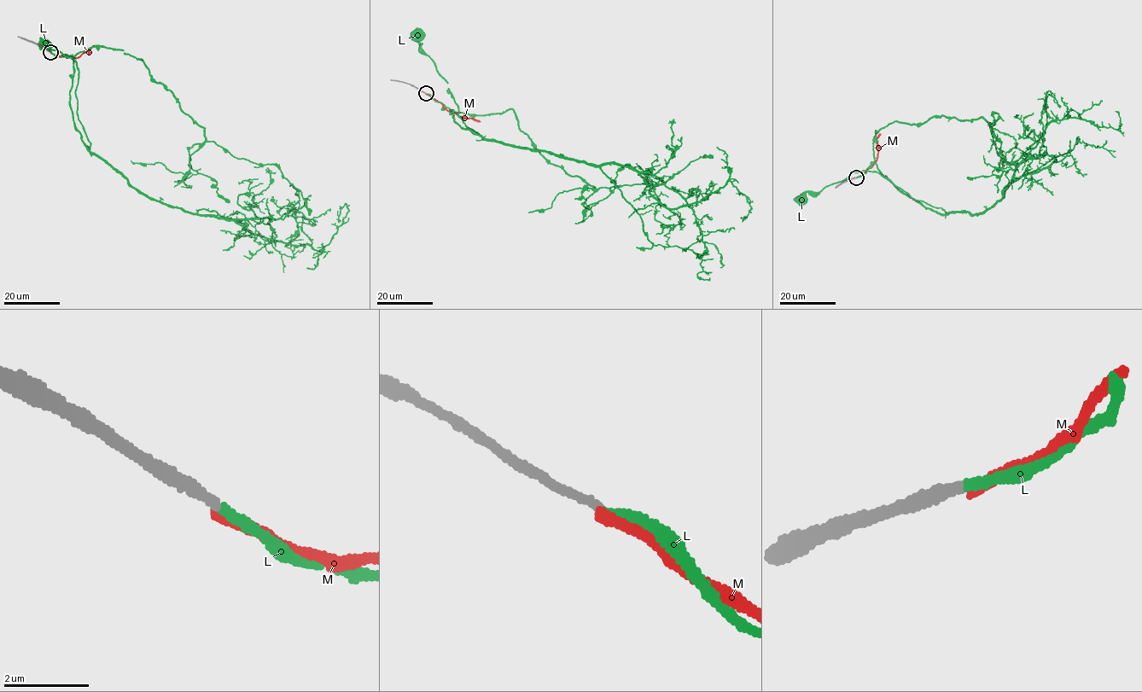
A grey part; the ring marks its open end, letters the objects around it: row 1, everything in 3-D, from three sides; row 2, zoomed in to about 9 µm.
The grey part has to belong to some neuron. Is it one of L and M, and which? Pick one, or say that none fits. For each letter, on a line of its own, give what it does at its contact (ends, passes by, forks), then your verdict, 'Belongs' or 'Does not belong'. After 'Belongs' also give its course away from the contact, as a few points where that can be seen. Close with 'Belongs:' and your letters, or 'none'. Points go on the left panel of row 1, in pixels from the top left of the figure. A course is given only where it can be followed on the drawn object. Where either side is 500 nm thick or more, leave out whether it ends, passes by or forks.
L: It ends there. Belongs. Its course: (51, 52), (72, 55), (69, 106), (90, 151), (77, 113), (76, 61), (46, 46), (49, 42), (44, 44)
M: It ends there. Does not belong
Belongs: L

